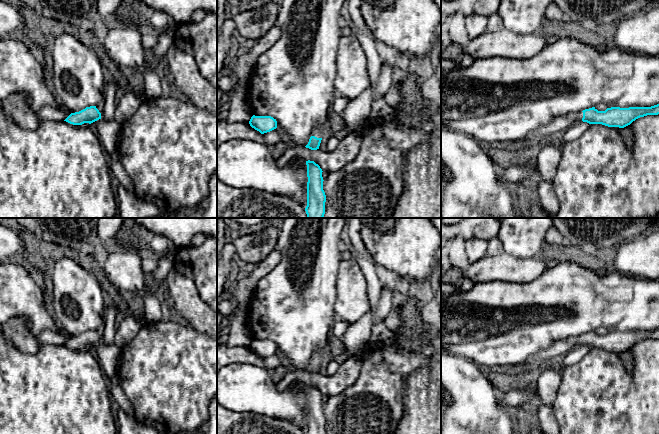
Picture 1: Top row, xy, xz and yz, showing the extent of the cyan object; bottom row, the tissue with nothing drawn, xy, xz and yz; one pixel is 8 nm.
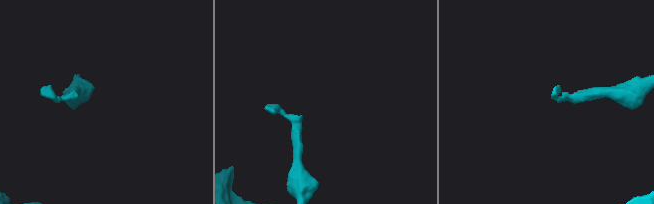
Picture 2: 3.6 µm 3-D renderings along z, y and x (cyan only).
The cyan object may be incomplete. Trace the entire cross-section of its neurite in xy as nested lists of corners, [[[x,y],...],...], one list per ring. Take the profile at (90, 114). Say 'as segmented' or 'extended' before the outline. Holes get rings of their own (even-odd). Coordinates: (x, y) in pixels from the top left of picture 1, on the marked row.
as segmented; [[[96,106],[86,107],[85,109],[71,113],[64,121],[73,125],[82,125],[84,123],[93,123],[101,119],[101,113]]]

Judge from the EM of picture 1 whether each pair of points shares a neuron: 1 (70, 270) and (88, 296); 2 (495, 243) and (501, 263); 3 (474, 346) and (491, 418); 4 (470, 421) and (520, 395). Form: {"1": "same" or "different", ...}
{"1": "same", "2": "different", "3": "different", "4": "different"}

